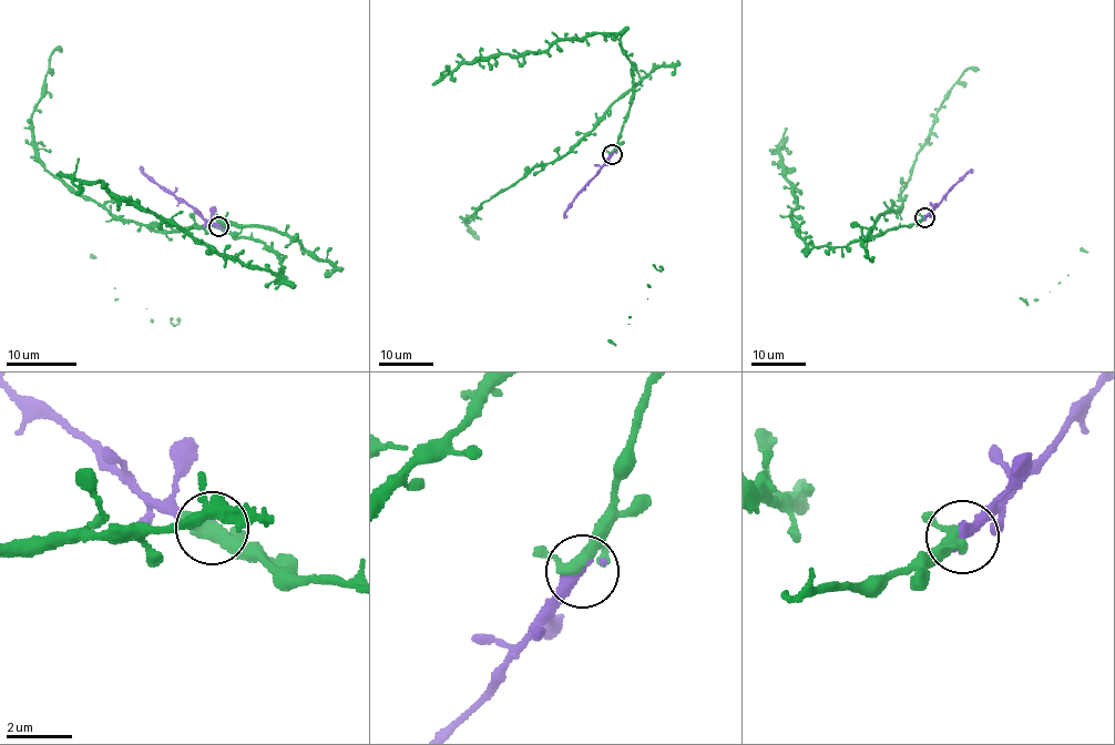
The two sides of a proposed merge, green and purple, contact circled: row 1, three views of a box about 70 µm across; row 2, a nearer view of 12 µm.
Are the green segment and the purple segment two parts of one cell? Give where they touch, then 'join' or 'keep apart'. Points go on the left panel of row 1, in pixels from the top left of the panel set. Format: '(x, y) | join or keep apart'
(218, 226) | join

